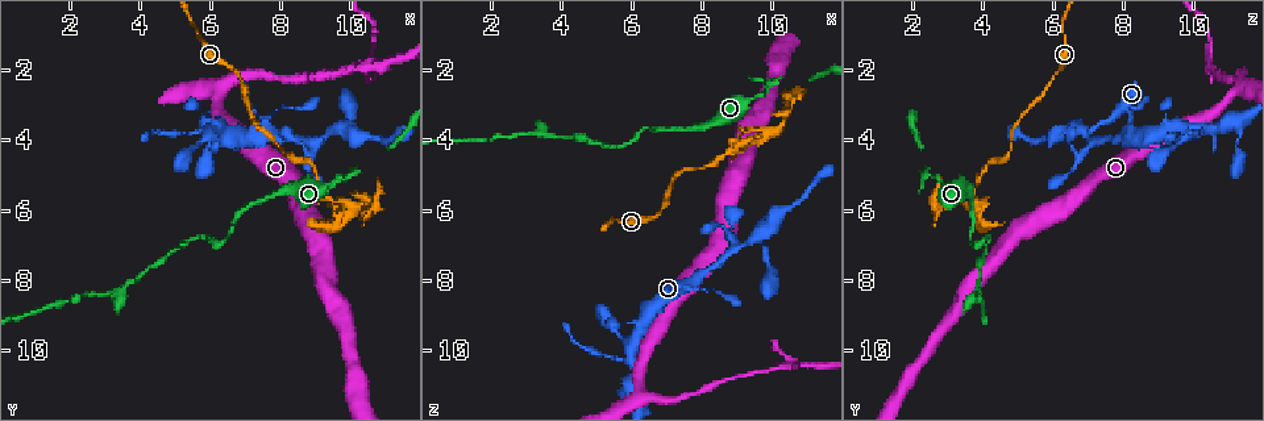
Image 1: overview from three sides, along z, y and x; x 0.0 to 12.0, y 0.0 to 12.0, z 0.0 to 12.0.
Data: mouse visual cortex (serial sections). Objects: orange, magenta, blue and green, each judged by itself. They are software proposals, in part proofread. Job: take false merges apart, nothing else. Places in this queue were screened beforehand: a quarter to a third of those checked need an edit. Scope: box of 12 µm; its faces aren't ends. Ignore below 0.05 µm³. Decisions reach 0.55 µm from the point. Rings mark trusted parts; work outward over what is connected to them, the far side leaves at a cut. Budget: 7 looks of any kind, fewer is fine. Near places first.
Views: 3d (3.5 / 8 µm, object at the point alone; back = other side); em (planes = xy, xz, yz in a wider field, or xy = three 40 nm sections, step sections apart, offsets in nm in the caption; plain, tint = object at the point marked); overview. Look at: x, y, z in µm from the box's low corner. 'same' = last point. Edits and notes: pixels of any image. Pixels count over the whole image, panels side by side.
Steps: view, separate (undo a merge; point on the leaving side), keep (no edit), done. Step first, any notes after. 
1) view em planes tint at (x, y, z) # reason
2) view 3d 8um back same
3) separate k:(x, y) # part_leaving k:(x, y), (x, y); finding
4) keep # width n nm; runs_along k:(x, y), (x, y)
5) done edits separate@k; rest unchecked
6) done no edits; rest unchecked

view 3d 3.5um at (9.2, 5.4, 3.8) # a narrow waist

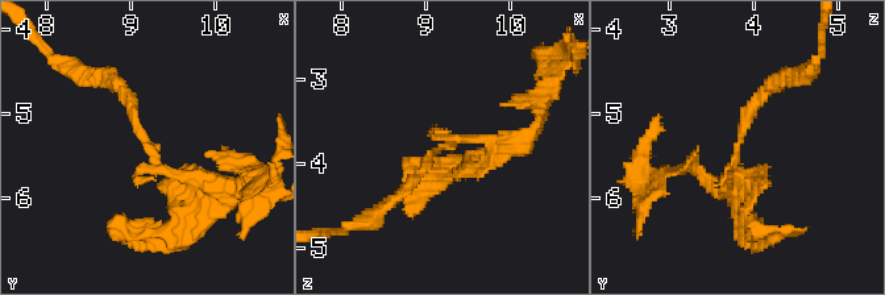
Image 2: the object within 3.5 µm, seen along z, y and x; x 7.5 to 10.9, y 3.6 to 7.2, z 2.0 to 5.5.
view em xy step 5 tint at (9.20, 5.40, 3.85) # arm_widths 150, 150 nm

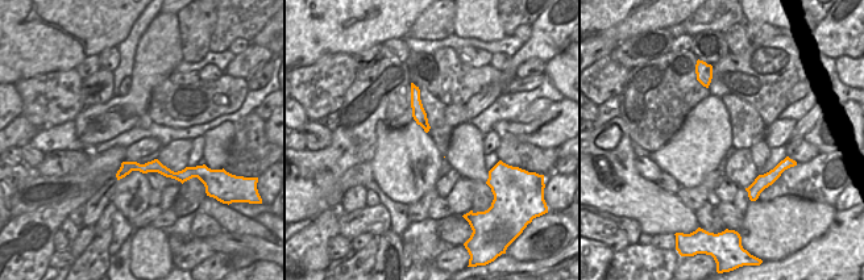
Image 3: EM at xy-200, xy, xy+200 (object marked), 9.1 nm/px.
separate 2:(740, 224) # part_leaving 2:(728, 167), (735, 187), (685, 167); two cells meet here

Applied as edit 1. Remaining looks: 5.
view overview # see it whole again

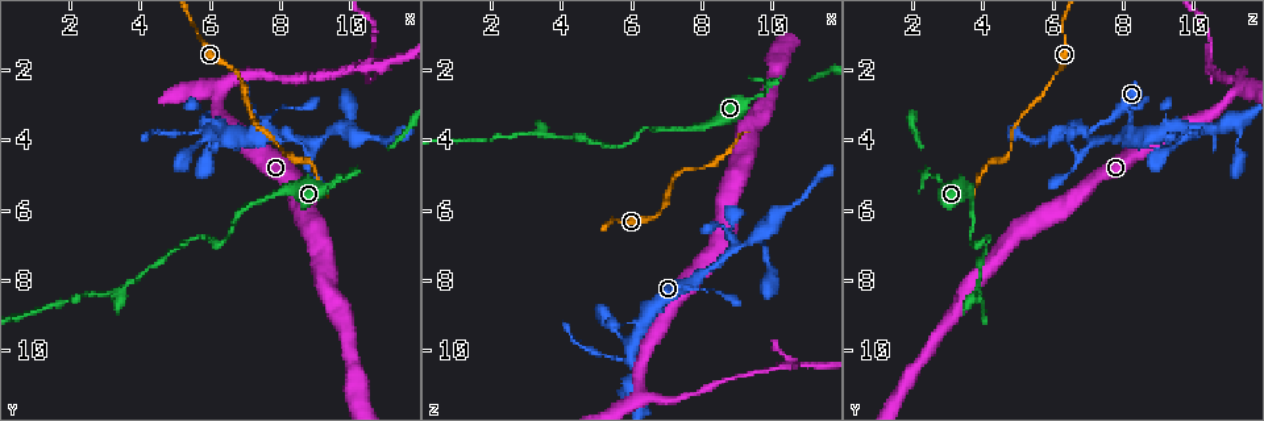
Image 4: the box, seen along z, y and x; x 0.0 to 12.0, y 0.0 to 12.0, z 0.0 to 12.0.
view 3d 8um at (6.5, 6.7, 3.6) # a narrow waist

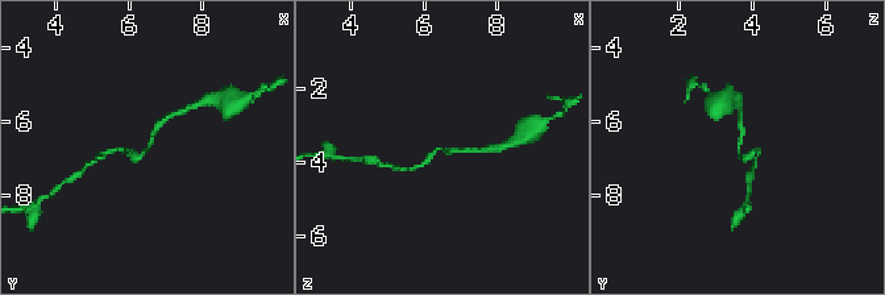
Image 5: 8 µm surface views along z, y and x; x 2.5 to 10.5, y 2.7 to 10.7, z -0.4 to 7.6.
view em xy step 1 tint at (6.6, 6.7, 3.6) # arm_widths 100, 150 nm

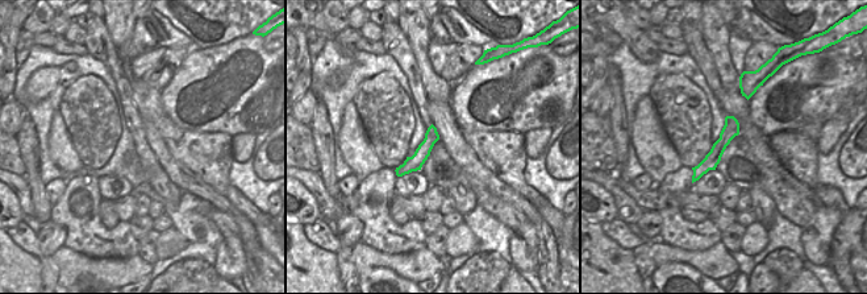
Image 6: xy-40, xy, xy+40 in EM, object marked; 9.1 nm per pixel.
keep # runs_along 5:(169, 117), (144, 154), (120, 150); all the same cell

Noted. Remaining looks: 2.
view 3d 3.5um at (7.5, 3.8, 8.2) # thin neck

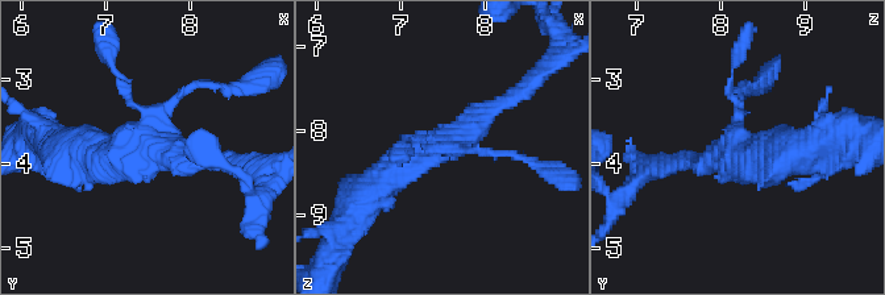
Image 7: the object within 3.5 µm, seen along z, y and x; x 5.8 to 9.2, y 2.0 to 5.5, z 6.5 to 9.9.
view em xy step 3 tint at (7.55, 3.70, 8.20)

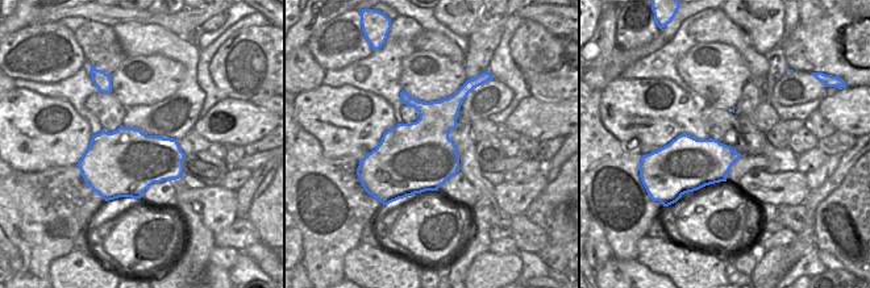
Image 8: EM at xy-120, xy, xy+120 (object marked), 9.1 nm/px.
keep # runs_along 7:(112, 67), (148, 116), (148, 140), (71, 149); one cell here

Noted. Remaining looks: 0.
done edits separate@2; rest unchecked

